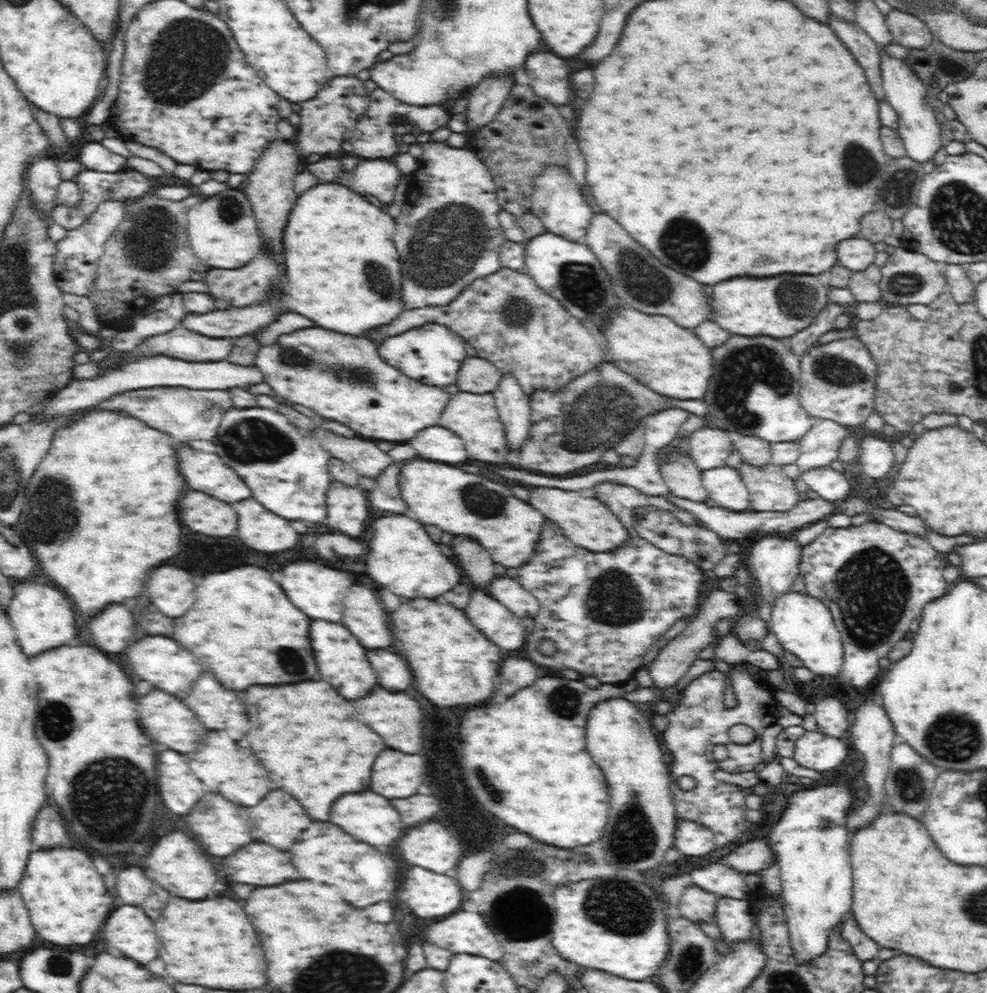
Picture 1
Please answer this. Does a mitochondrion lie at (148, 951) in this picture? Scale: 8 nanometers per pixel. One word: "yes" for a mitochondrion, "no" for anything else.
no

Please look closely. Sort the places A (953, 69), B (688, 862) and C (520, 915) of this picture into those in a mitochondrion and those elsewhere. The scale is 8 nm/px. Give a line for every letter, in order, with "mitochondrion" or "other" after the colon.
A: other
B: other
C: mitochondrion

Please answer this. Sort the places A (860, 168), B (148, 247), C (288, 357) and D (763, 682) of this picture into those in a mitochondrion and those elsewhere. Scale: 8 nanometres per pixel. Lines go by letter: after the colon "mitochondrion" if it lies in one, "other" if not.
A: mitochondrion
B: mitochondrion
C: mitochondrion
D: other

